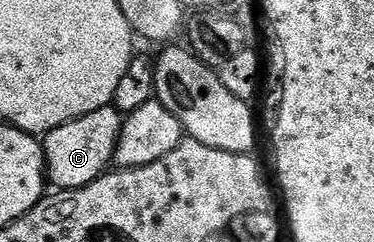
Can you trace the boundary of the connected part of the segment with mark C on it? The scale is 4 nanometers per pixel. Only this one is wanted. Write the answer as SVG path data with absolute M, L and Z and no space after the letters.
M110 106L95 110L83 118L75 118L63 126L55 126L55 130L44 133L41 149L45 155L45 175L48 183L57 190L82 188L110 171L121 137L122 123L122 113Z

